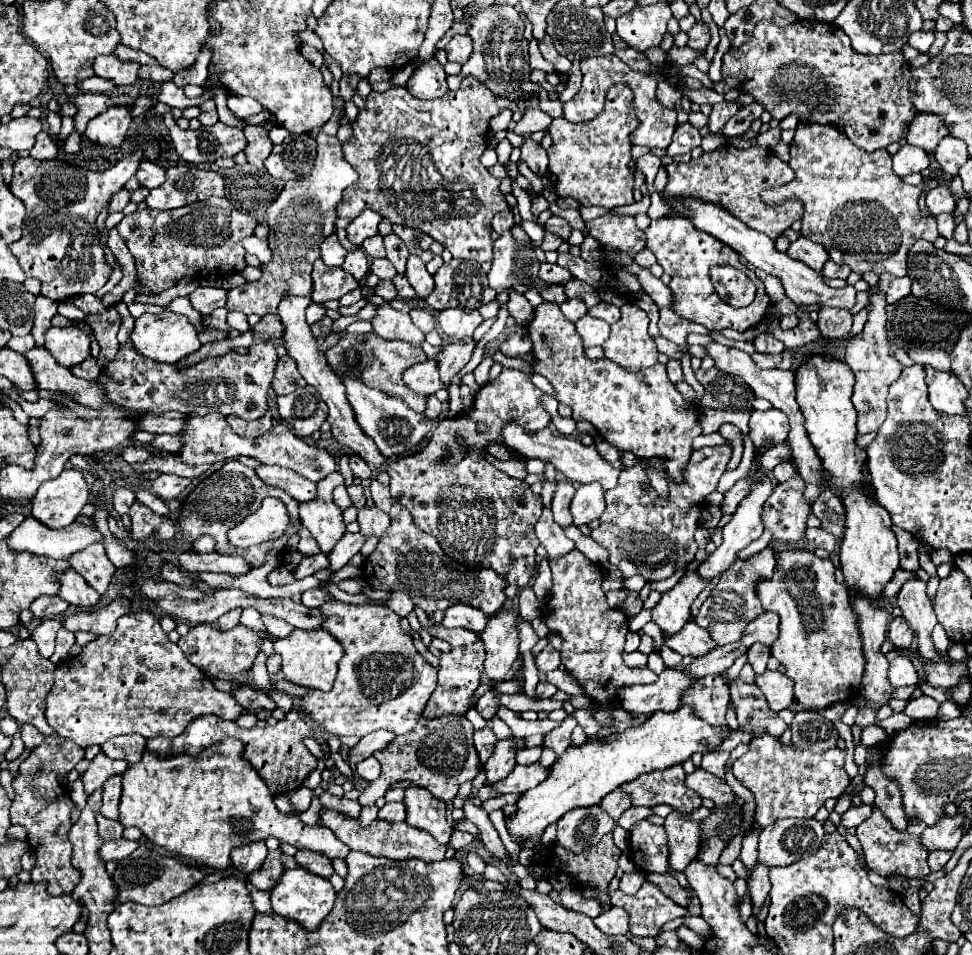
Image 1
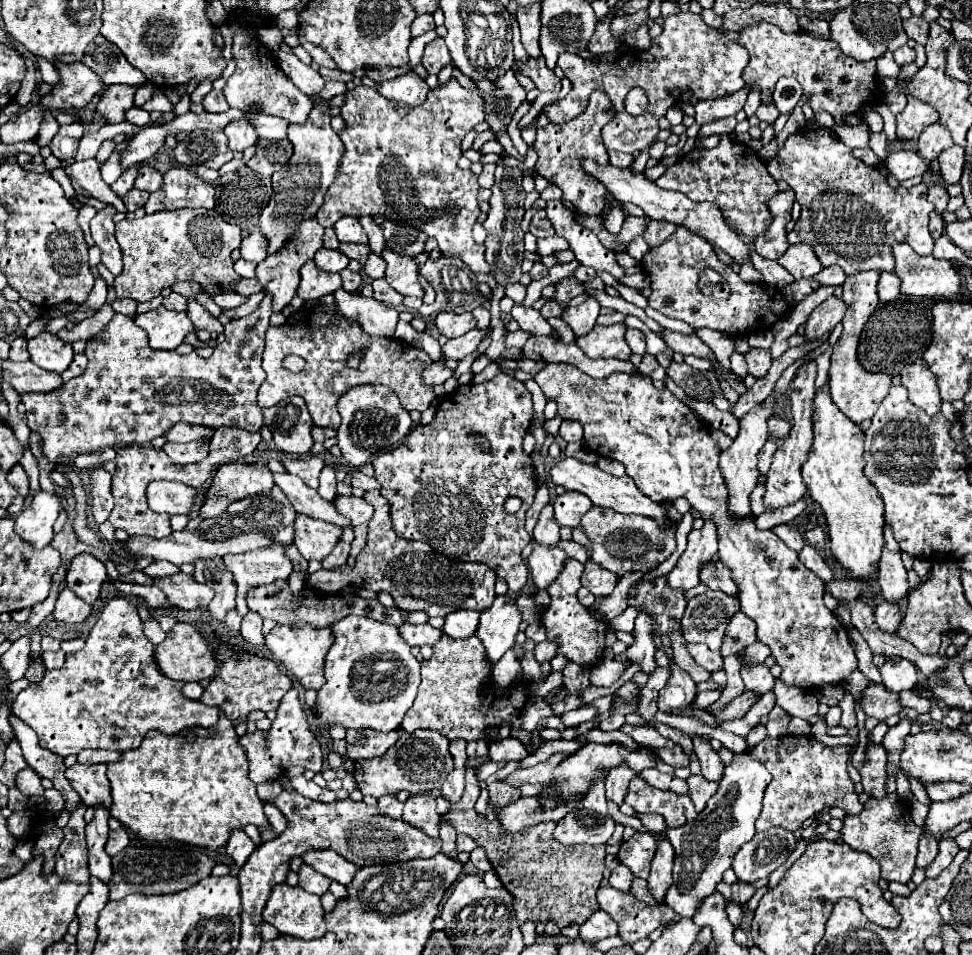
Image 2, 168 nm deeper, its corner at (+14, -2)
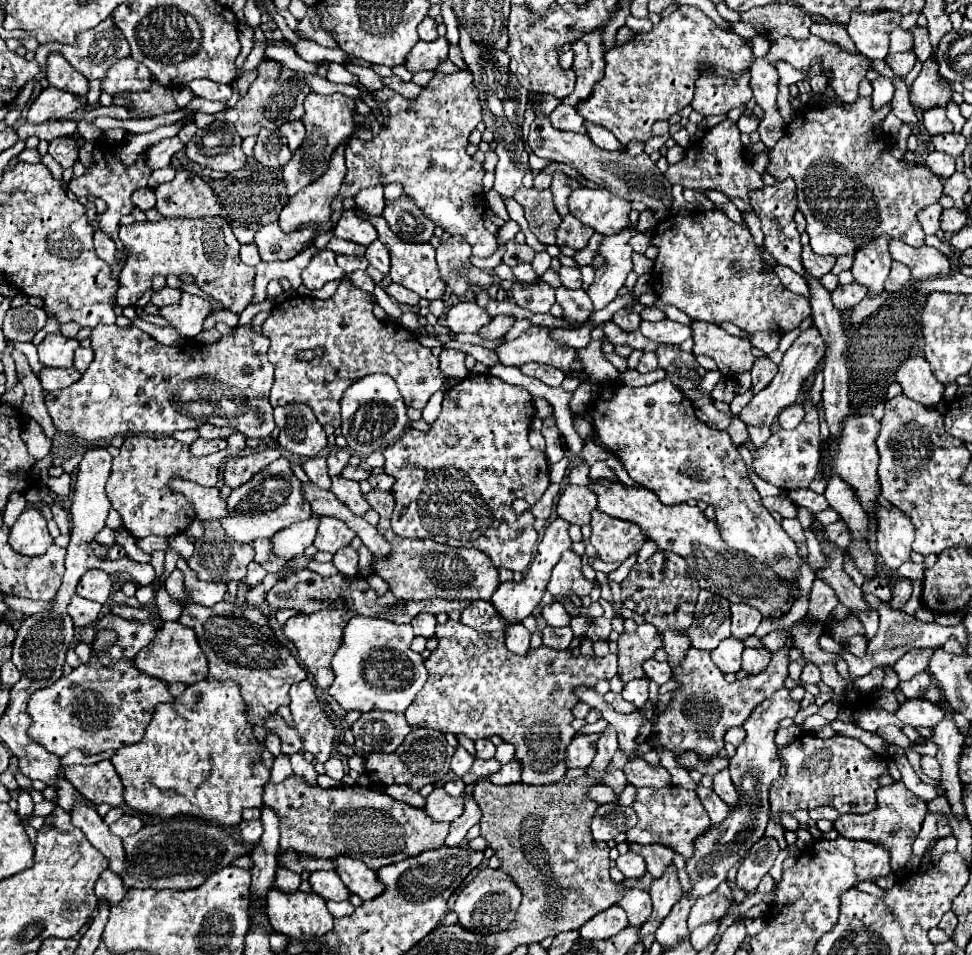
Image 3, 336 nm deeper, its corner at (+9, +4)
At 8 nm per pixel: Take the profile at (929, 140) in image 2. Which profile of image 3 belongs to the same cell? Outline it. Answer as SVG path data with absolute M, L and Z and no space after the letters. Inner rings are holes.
M932 108L930 112L924 112L924 126L930 136L950 132L952 124L946 118L946 108Z

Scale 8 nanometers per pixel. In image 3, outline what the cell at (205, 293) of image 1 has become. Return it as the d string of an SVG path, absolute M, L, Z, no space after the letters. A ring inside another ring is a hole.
M168 286L164 290L160 290L160 292L154 292L152 298L150 298L150 302L154 306L158 306L158 308L168 306L168 304L176 304L178 300L180 300L180 290L174 290L174 288L168 288Z

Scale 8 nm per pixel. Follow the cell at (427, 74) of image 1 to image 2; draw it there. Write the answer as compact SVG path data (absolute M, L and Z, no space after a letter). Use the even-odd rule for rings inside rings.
M407 72L403 76L393 78L393 80L381 82L377 86L377 92L389 100L395 100L395 102L401 102L407 106L419 106L421 102L425 102L429 86L417 74Z

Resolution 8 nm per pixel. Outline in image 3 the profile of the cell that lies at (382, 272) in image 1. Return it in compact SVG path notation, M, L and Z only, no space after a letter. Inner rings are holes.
M374 240L374 244L370 244L366 248L366 258L376 270L380 270L382 274L388 274L388 270L390 270L390 256L386 252L386 246L380 244L380 240Z

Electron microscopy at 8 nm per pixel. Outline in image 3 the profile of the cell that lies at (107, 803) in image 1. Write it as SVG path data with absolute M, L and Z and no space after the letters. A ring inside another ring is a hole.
M106 868L96 882L96 896L106 898L110 904L116 904L118 900L122 900L126 890L128 888L124 886L122 878L116 872L112 872L110 868Z

